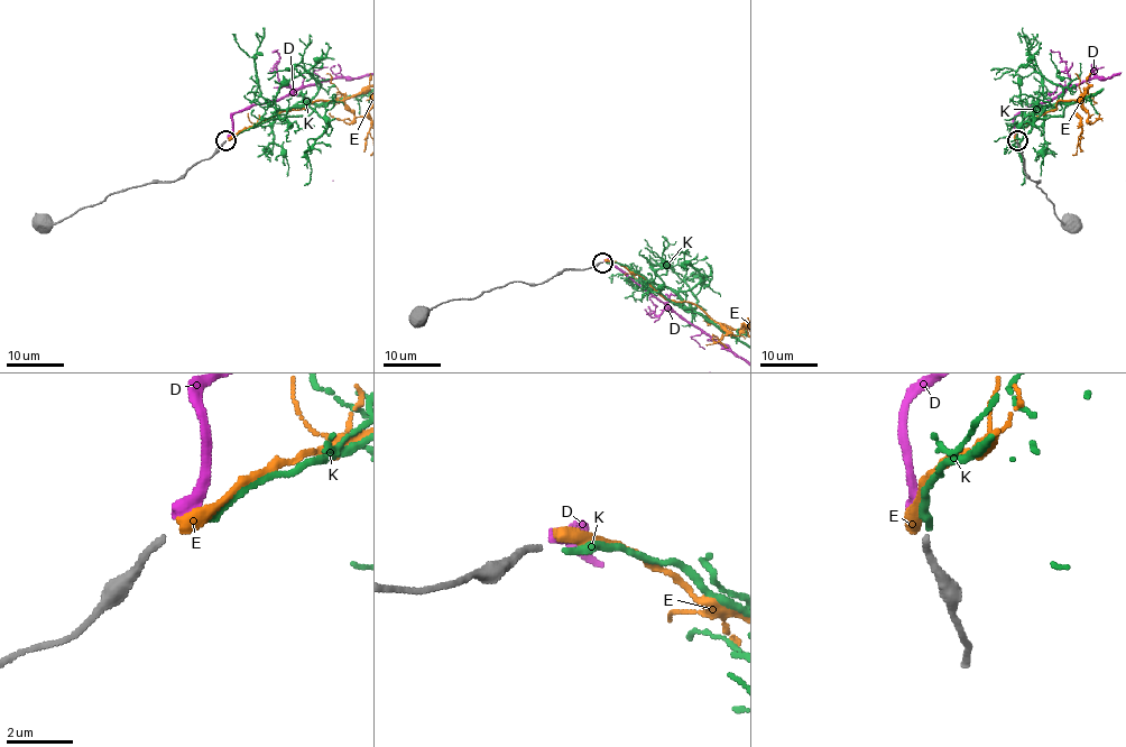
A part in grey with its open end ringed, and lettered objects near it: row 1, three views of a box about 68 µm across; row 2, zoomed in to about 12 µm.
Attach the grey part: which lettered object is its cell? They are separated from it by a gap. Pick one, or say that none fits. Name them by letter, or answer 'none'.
K

